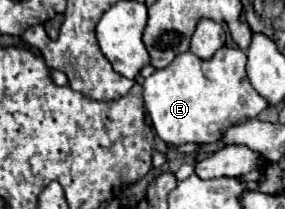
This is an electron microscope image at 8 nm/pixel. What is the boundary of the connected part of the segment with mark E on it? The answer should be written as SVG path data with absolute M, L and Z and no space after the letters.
M221 47L211 59L199 59L191 51L185 51L185 53L177 55L167 67L157 69L153 75L149 75L143 83L143 101L145 101L145 111L155 127L155 133L165 143L173 143L173 145L215 143L215 141L219 141L221 133L227 127L245 123L247 119L255 119L263 109L269 107L269 103L251 87L251 83L247 79L245 63L247 63L247 57L241 49Z

